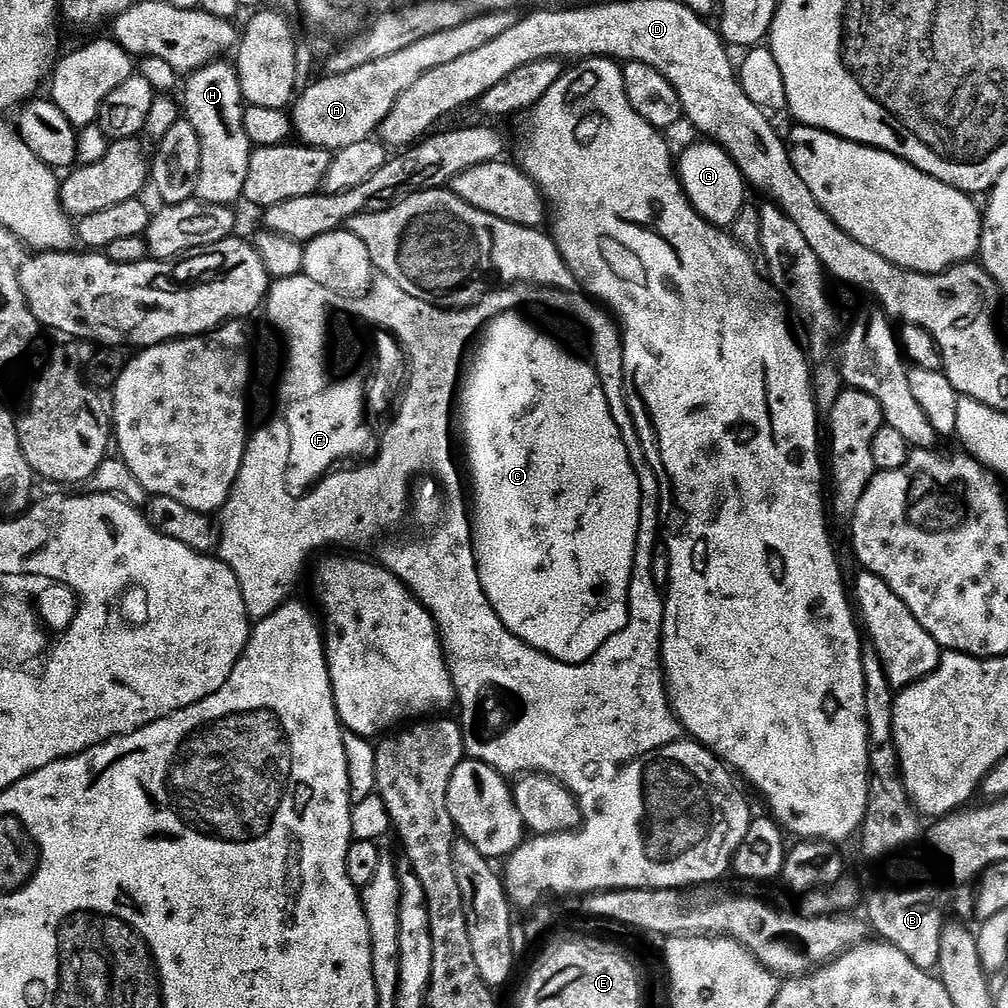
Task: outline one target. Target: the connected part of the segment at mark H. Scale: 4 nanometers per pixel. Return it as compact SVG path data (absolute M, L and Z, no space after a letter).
M228 62L208 64L205 68L200 68L187 77L182 88L182 93L184 92L182 108L186 113L186 120L188 116L189 122L192 123L189 124L191 131L198 134L200 149L202 150L202 166L200 167L200 177L196 183L196 196L206 201L207 204L232 206L235 205L236 199L239 201L243 197L246 178L250 174L250 158L254 151L254 145L248 137L246 105L240 85L240 76L231 63L224 63Z

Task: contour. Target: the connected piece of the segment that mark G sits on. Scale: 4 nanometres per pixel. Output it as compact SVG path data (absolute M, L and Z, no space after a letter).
M701 141L688 147L681 156L679 153L677 175L695 211L716 227L728 228L730 224L737 223L739 215L746 208L748 184L740 167L723 147L715 141Z

